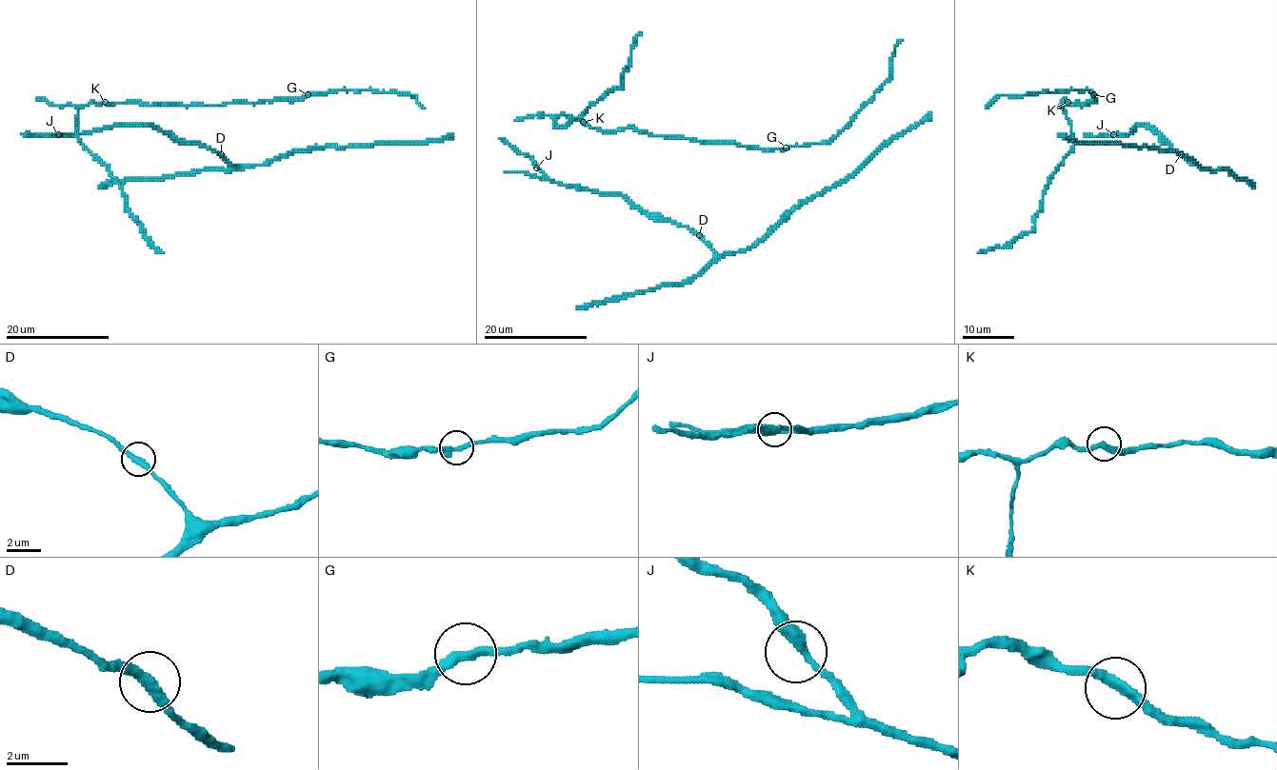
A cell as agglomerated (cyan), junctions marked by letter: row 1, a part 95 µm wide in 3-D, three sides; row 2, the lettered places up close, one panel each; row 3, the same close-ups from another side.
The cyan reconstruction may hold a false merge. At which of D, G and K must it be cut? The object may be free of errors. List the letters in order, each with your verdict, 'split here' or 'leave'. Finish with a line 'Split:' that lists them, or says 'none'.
D: leave
G: leave
K: leave
Split: none

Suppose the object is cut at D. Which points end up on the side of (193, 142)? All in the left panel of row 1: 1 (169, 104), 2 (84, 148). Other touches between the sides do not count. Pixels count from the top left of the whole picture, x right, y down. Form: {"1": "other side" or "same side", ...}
{"1": "other side", "2": "other side"}

